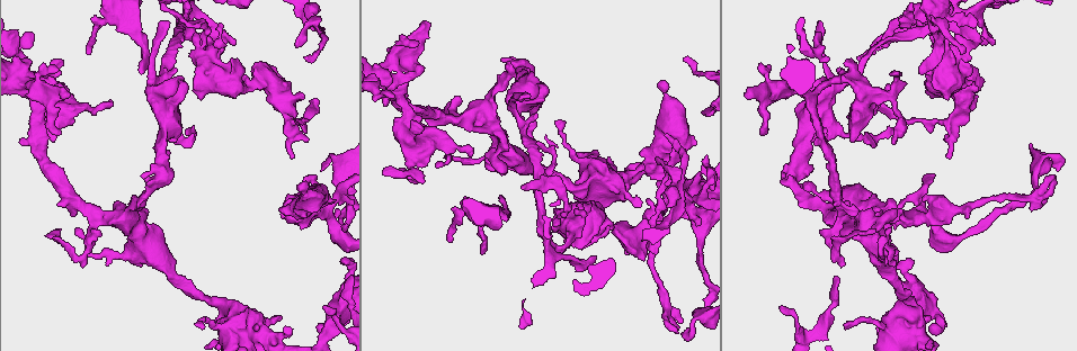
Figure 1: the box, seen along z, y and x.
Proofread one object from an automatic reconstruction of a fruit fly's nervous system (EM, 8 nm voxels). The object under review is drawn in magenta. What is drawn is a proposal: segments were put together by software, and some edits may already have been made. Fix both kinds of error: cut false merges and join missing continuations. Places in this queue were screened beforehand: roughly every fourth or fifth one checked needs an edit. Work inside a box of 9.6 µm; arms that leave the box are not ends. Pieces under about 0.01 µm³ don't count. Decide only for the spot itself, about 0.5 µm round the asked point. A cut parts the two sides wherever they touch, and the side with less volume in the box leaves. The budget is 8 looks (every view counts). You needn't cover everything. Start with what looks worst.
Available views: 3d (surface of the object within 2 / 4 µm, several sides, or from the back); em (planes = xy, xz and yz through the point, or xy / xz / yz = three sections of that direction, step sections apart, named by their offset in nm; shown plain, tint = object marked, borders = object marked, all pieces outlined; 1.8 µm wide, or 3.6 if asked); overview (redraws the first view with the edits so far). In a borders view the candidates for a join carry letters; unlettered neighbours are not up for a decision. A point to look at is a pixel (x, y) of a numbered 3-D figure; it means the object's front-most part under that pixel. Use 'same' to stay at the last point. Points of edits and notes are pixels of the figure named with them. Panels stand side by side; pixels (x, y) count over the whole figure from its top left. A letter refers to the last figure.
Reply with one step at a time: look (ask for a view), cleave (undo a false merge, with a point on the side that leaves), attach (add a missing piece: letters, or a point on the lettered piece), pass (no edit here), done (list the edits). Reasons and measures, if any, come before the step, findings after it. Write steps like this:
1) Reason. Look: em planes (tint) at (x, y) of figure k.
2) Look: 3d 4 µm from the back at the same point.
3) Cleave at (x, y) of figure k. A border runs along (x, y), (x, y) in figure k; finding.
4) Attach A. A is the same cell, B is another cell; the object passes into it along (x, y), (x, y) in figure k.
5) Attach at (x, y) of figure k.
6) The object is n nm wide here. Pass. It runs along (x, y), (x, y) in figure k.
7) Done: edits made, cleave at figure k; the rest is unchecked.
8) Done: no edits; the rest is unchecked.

Two arms in line, one across. Look: em planes (borders) at (214, 55) of figure 1.

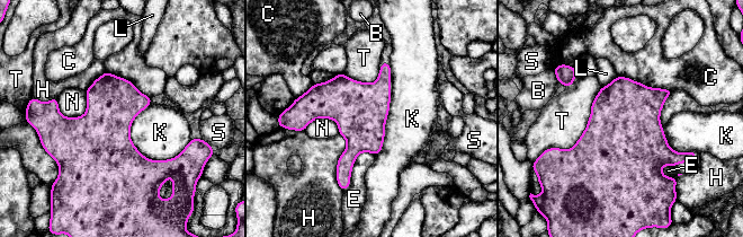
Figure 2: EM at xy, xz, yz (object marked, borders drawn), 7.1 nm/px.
Pass. B, C, E, H, K, L, N, S and T are other cells; a border runs along (128, 131), (151, 159), (190, 139) in figure 2; one neuron here.

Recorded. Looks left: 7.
Abrupt turn. Look: em planes (plain) at (405, 175) of figure 1.

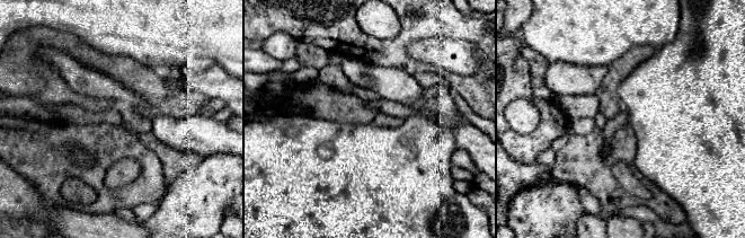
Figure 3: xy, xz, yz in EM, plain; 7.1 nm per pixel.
See the neighbours. Look: em planes (borders) at the same point.

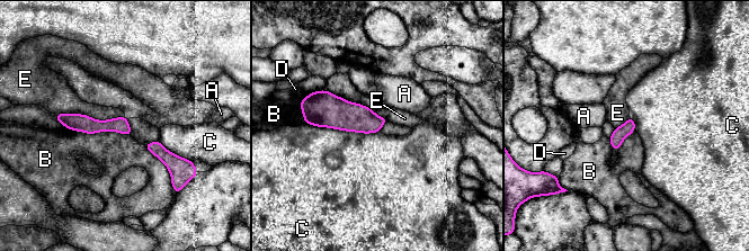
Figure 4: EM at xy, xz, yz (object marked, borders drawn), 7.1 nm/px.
The object is 100 nm wide here. Pass. A, B, C, D and E are other cells; a border runs along (306, 123), (364, 133), (380, 132) in figure 4; all the same neuron.

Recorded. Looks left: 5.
Sharp bend. Look: em yz step 8 (tint) at (676, 214) of figure 1.

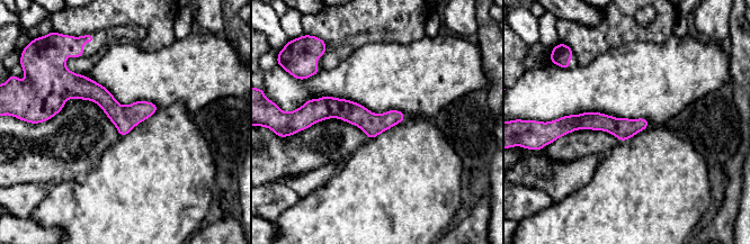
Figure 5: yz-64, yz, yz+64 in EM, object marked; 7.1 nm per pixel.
Cut it another way. Look: em planes (borders) at the same point.

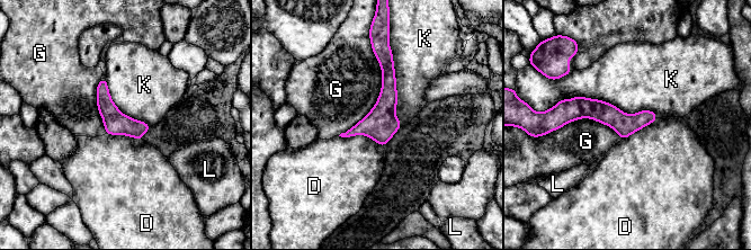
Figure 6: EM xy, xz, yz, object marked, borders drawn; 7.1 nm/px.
Pass. D, G, K and L are other cells; it runs along (653, 116), (562, 118) in figure 6; one neuron here.

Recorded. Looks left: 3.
Done: no edits; the rest is unchecked.

